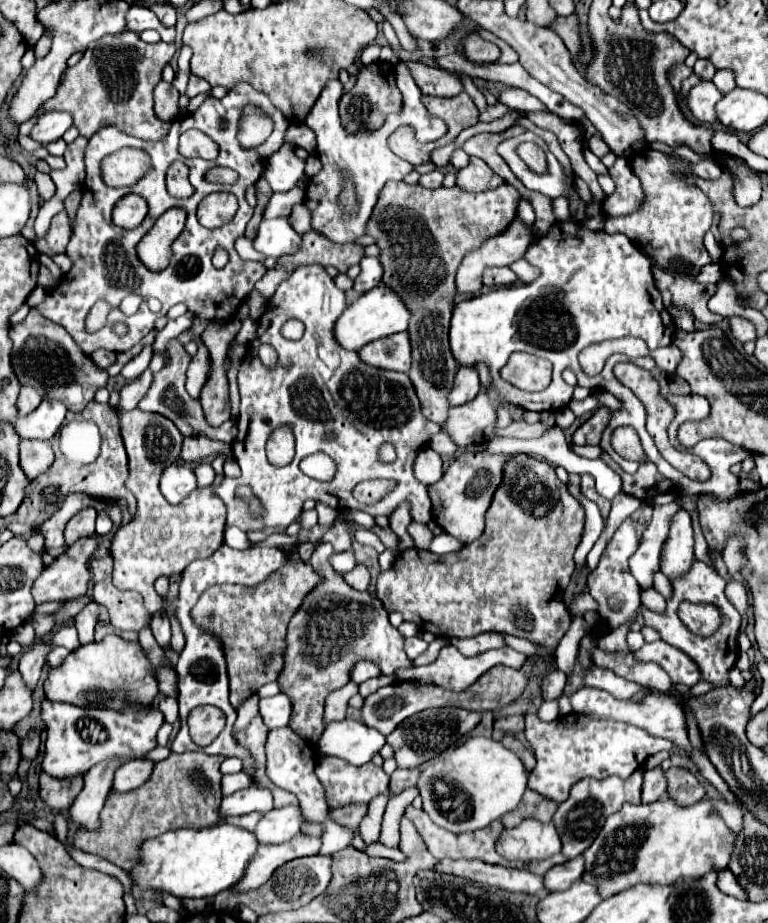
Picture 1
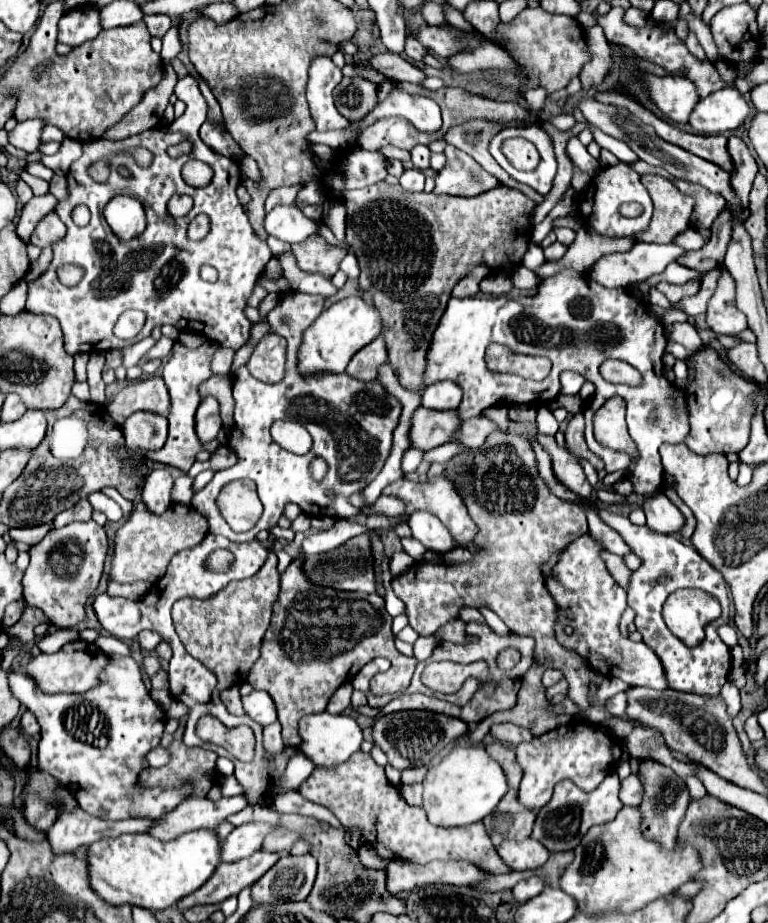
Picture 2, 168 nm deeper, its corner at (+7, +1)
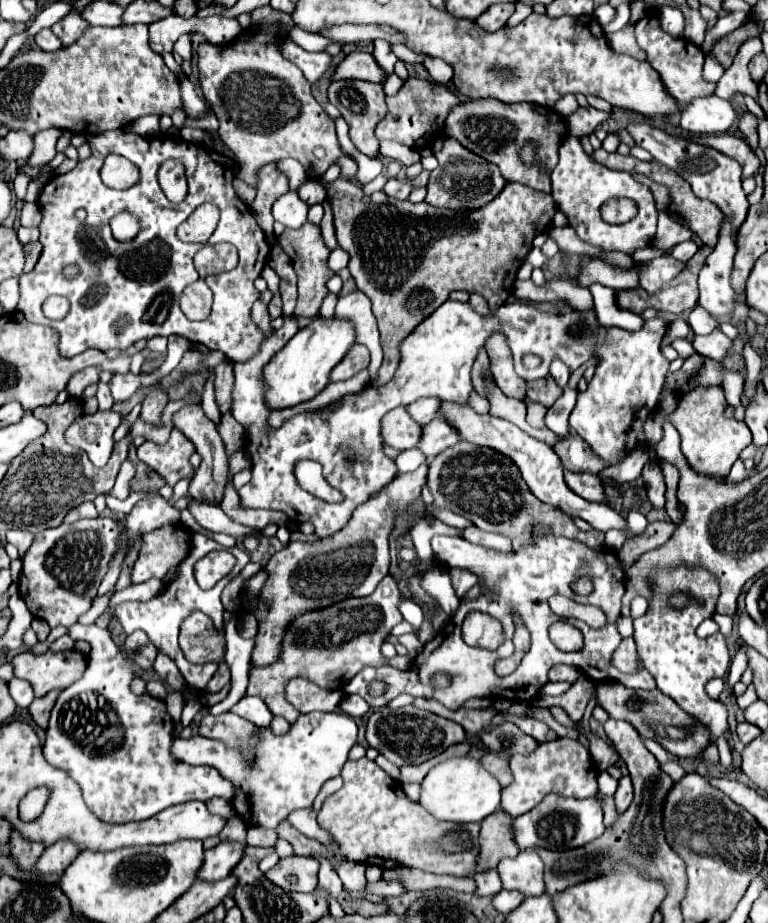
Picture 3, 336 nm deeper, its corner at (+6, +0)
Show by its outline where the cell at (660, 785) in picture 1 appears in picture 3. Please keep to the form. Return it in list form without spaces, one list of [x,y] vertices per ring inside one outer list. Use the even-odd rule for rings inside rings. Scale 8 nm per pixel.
[[[629,775],[623,776],[619,779],[619,787],[615,793],[615,807],[617,813],[623,813],[633,801],[633,785]]]

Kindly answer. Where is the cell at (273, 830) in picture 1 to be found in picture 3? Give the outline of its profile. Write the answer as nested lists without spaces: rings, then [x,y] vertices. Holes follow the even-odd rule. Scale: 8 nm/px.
[[[219,843],[213,849],[205,851],[203,865],[199,867],[199,881],[219,881],[227,877],[243,855],[245,843]]]

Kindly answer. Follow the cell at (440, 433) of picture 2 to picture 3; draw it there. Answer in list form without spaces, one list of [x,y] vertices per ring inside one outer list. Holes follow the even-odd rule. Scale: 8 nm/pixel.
[[[405,407],[391,409],[381,421],[381,433],[383,433],[383,445],[389,445],[397,451],[413,449],[419,443],[421,437],[421,425],[415,423]]]

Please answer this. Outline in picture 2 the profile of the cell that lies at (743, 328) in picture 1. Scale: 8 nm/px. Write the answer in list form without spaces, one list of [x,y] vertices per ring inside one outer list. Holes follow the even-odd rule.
[[[724,268],[718,288],[708,304],[706,322],[716,334],[724,334],[724,336],[734,336],[748,328],[746,316],[734,304],[734,280]]]

